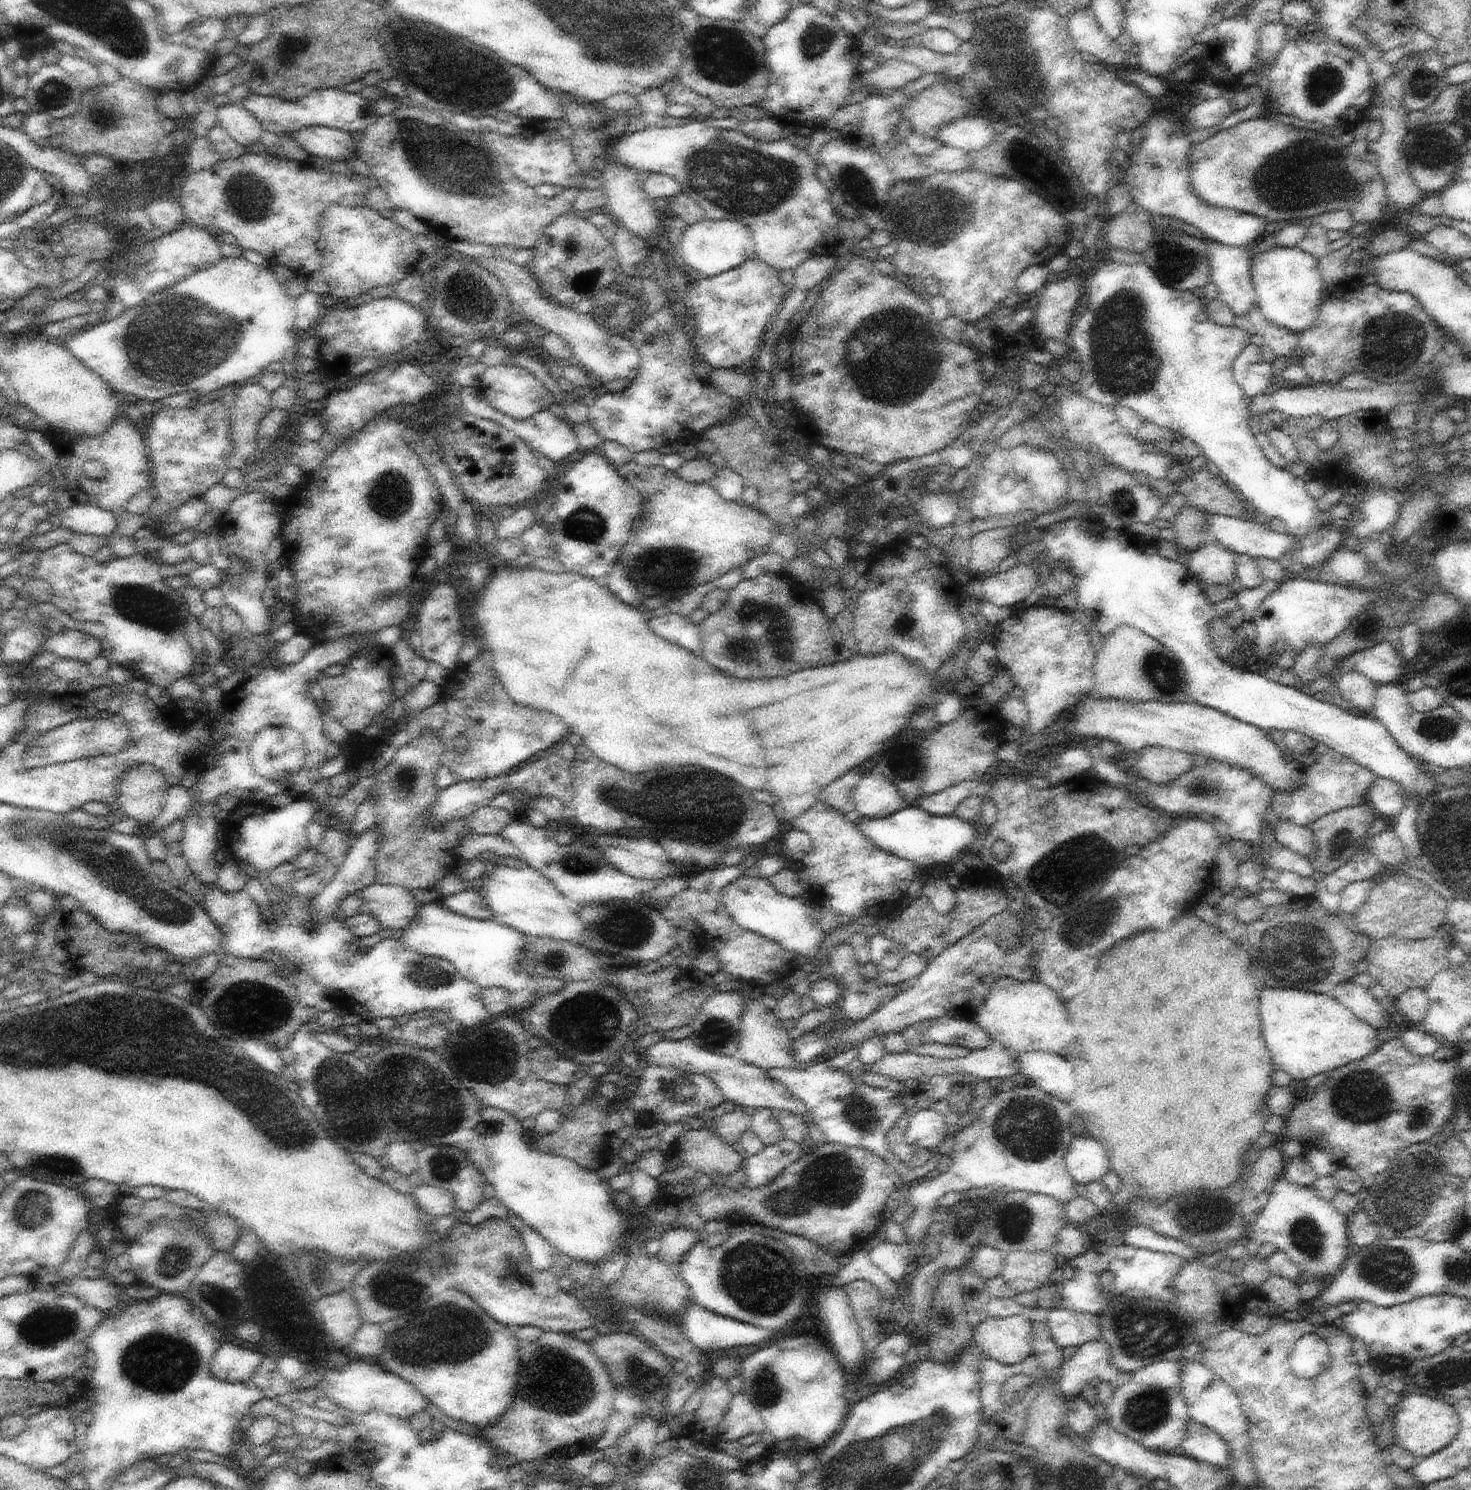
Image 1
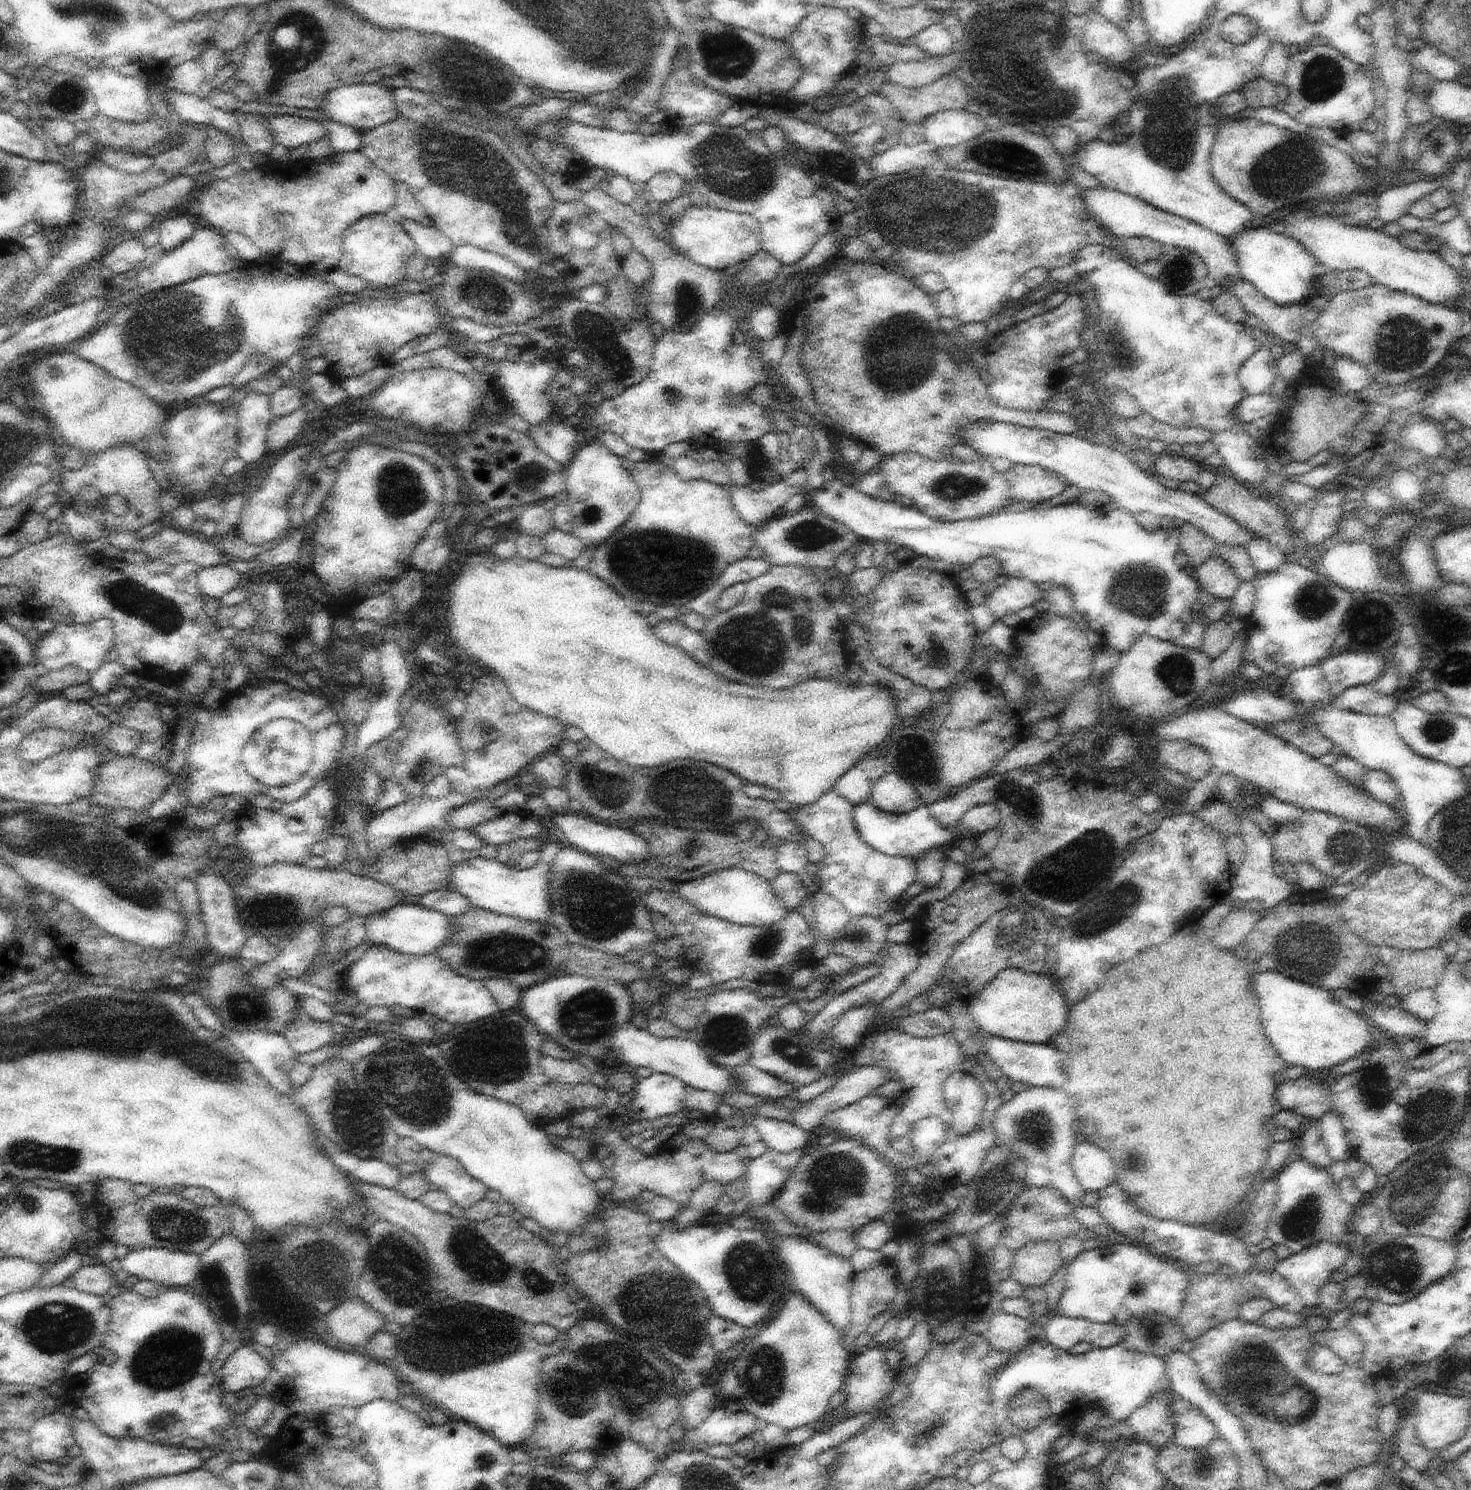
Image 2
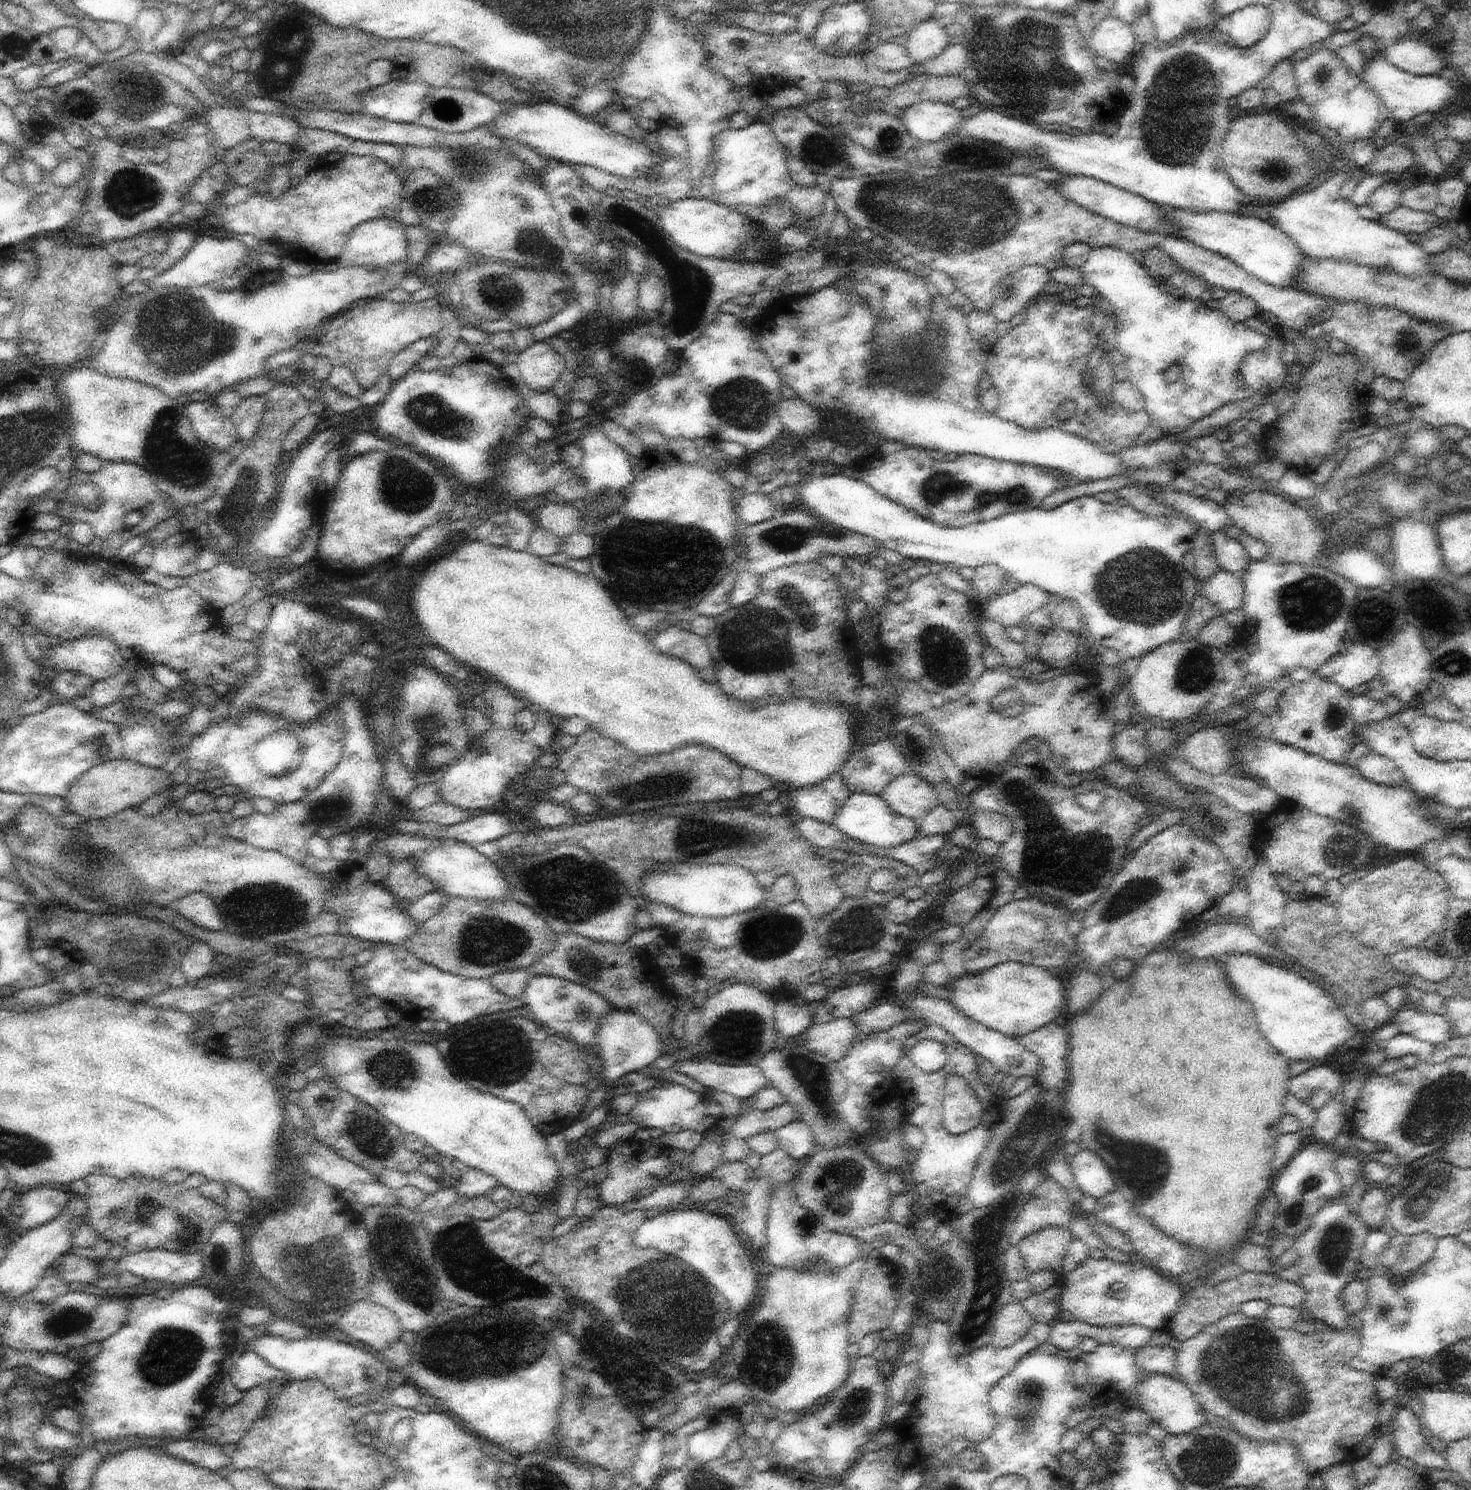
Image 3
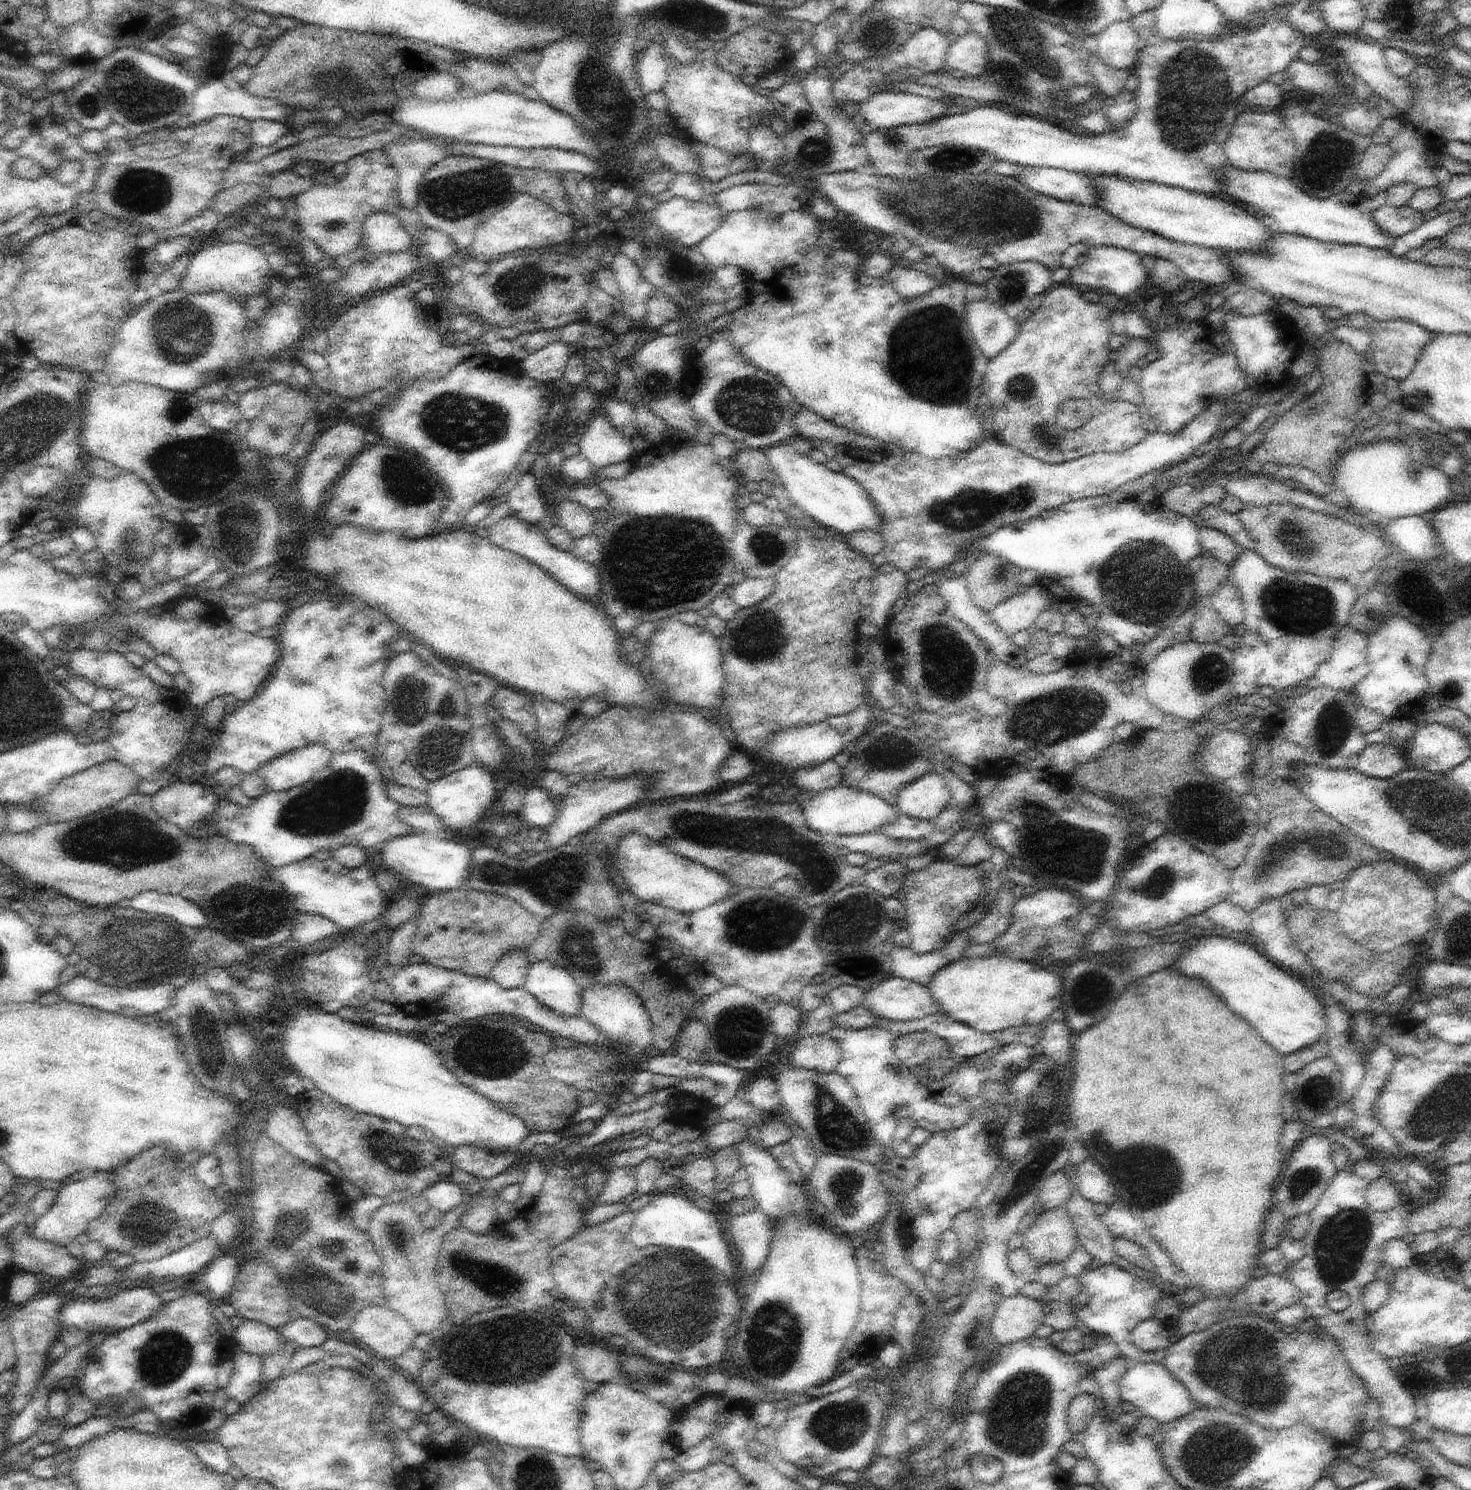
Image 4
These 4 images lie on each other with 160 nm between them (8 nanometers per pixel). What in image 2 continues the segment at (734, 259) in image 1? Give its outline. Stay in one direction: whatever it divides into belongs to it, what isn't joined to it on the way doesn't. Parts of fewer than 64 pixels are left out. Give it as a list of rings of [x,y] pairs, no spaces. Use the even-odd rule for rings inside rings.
[[[690,206],[682,218],[678,218],[674,224],[670,224],[668,228],[668,237],[670,244],[686,258],[690,258],[692,264],[700,264],[712,270],[726,270],[730,266],[748,261],[756,252],[762,249],[762,242],[760,242],[761,226],[750,214],[728,211],[725,209],[712,208],[698,208],[698,206]]]

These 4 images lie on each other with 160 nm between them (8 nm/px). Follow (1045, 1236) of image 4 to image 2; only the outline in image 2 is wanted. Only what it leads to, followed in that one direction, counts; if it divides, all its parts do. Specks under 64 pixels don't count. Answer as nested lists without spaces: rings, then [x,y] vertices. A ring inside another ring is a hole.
[[[1028,1242],[1014,1254],[1011,1278],[1024,1288],[1044,1287],[1063,1267],[1060,1242]]]

